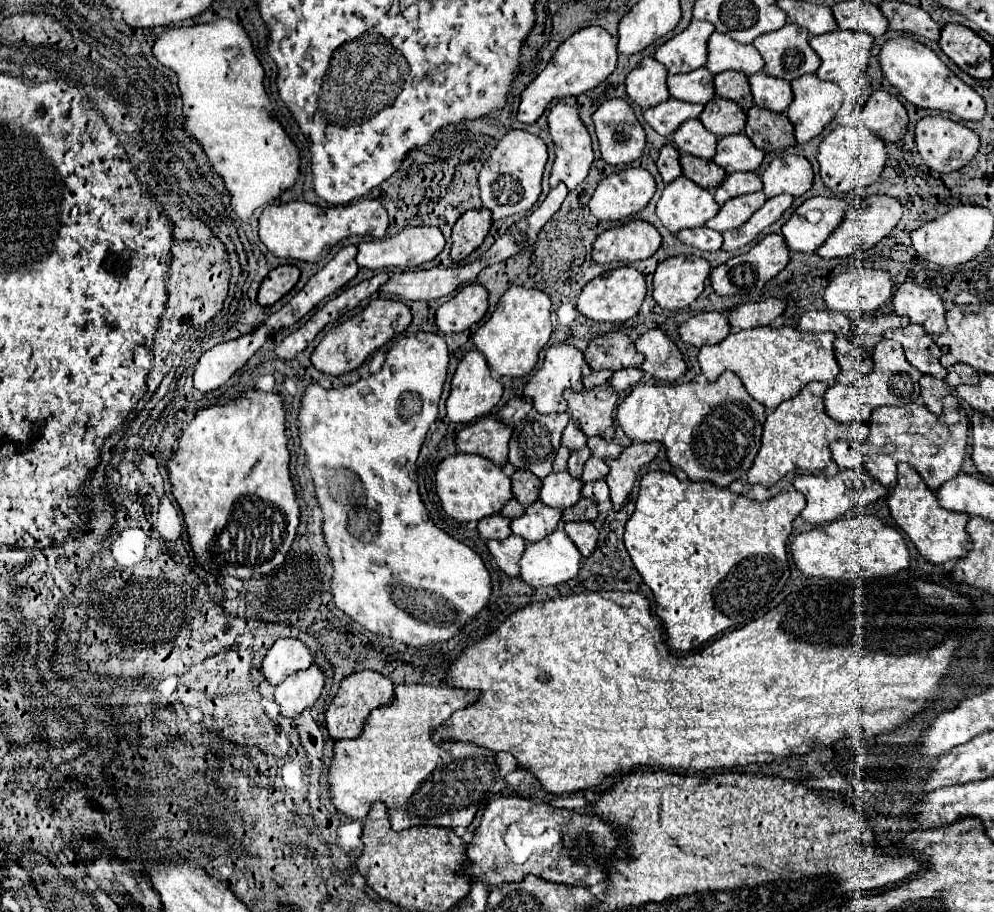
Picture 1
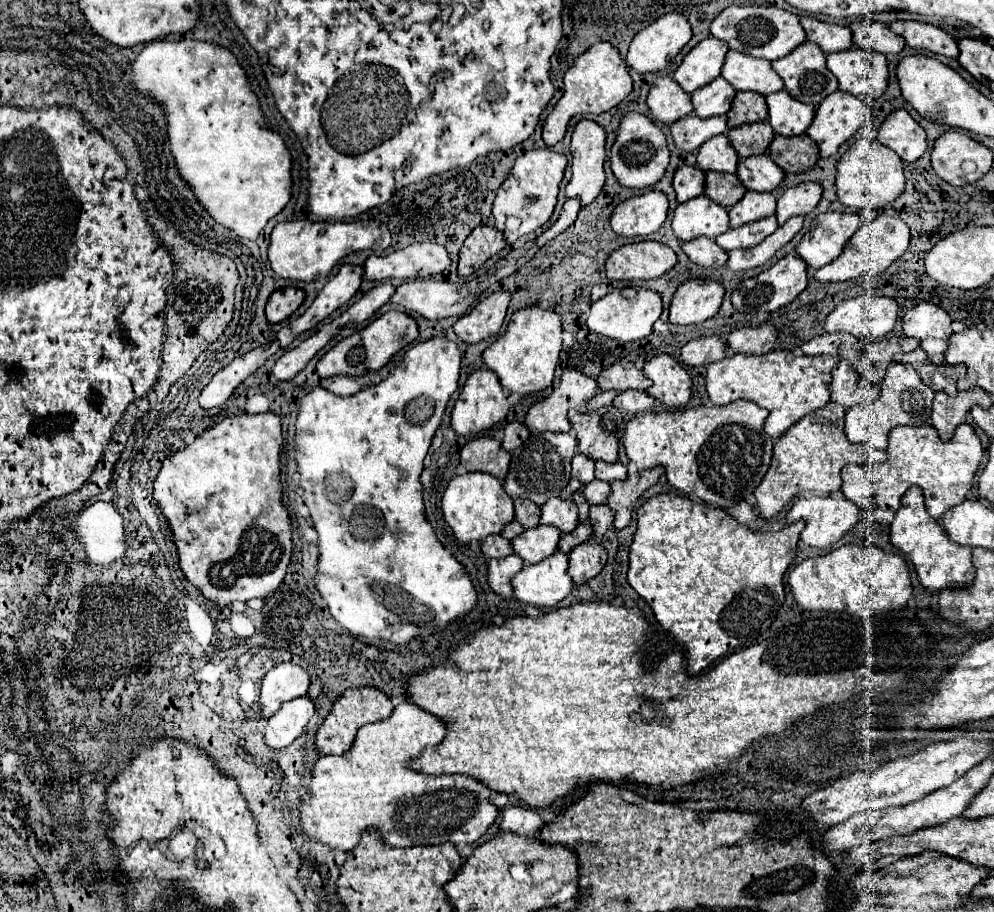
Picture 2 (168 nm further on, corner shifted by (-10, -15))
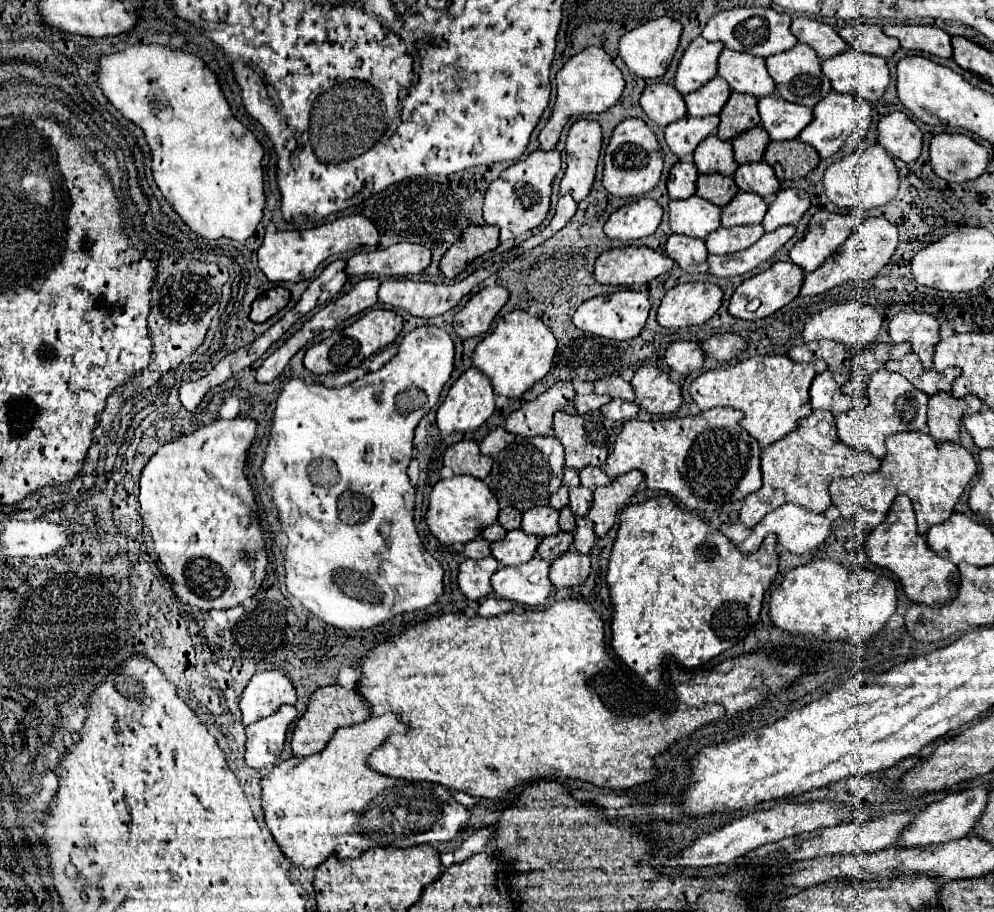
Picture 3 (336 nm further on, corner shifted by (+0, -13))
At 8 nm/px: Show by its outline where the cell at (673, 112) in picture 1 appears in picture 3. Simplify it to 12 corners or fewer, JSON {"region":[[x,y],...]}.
{"region":[[684,116],[666,126],[664,138],[676,156],[688,156],[720,118]]}

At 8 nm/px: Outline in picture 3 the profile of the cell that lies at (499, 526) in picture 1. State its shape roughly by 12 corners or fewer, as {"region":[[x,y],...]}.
{"region":[[482,536],[464,546],[466,558],[490,556],[490,542]]}

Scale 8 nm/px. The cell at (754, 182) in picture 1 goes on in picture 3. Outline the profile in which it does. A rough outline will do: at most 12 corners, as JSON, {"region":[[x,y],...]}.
{"region":[[738,192],[722,208],[722,226],[760,224],[766,202]]}

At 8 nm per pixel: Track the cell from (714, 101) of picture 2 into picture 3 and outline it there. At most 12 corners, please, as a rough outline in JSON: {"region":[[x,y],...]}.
{"region":[[714,76],[684,96],[694,118],[718,114],[732,92]]}

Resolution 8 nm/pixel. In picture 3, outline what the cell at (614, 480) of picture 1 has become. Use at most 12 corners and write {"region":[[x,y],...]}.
{"region":[[640,470],[594,490],[588,518],[598,536],[614,526],[618,512],[644,480]]}

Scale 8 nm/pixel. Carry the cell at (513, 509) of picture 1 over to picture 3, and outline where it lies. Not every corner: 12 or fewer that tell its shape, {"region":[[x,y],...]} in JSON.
{"region":[[492,524],[482,532],[488,542],[502,540],[506,530],[500,524]]}

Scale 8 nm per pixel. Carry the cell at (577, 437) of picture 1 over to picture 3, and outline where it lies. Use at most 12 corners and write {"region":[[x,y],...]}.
{"region":[[564,468],[562,484],[568,488],[580,486],[578,470]]}

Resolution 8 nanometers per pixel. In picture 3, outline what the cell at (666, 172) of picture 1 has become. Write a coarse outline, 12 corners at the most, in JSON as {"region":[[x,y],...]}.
{"region":[[692,160],[672,166],[668,196],[690,198],[696,192],[698,170]]}

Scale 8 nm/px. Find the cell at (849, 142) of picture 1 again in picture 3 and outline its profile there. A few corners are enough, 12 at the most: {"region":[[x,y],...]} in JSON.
{"region":[[880,144],[824,172],[840,208],[870,210],[898,192],[898,170]]}

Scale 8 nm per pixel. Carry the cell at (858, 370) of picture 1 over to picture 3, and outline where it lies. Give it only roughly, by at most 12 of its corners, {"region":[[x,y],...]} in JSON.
{"region":[[828,370],[814,378],[810,402],[834,416],[852,408]]}

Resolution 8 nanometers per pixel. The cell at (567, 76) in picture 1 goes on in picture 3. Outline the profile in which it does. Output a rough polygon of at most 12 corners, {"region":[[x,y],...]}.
{"region":[[588,46],[556,74],[538,136],[556,146],[570,116],[602,114],[624,92],[620,68]]}

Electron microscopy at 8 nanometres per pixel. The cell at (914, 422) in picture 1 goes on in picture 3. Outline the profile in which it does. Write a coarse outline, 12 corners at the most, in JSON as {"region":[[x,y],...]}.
{"region":[[886,438],[878,472],[830,482],[842,518],[878,526],[898,494],[918,532],[944,522],[976,474],[958,442]]}

